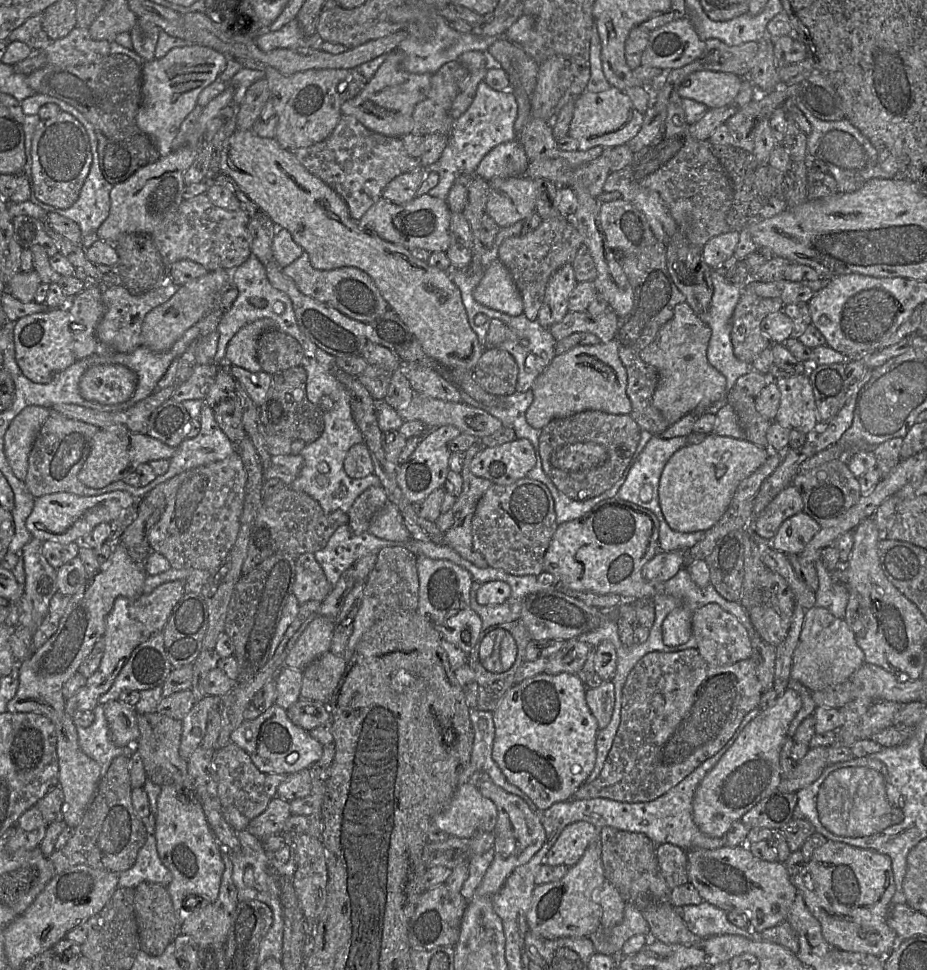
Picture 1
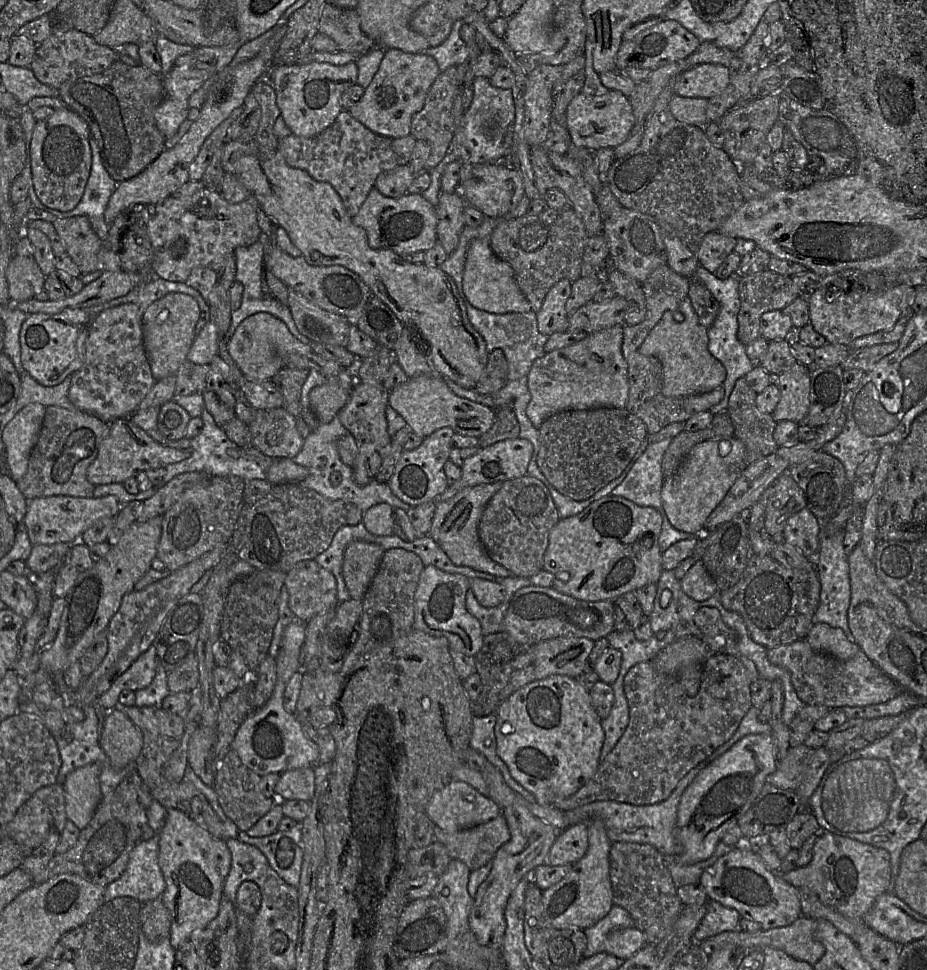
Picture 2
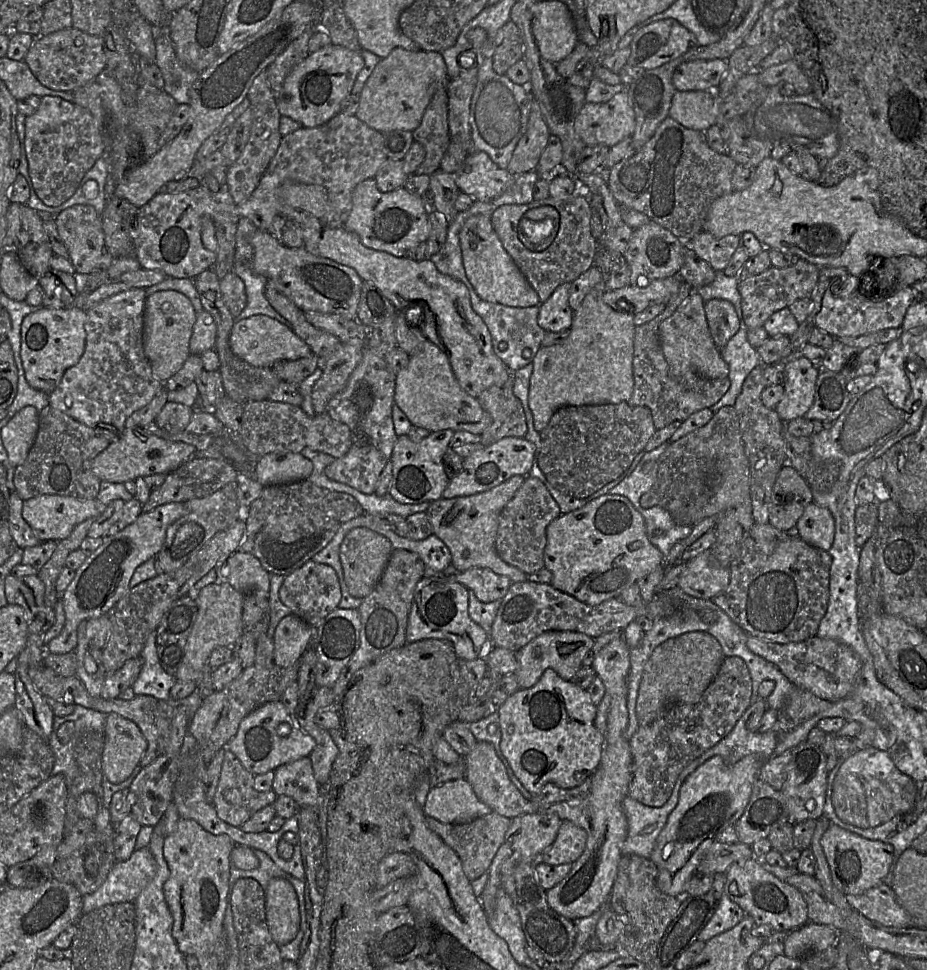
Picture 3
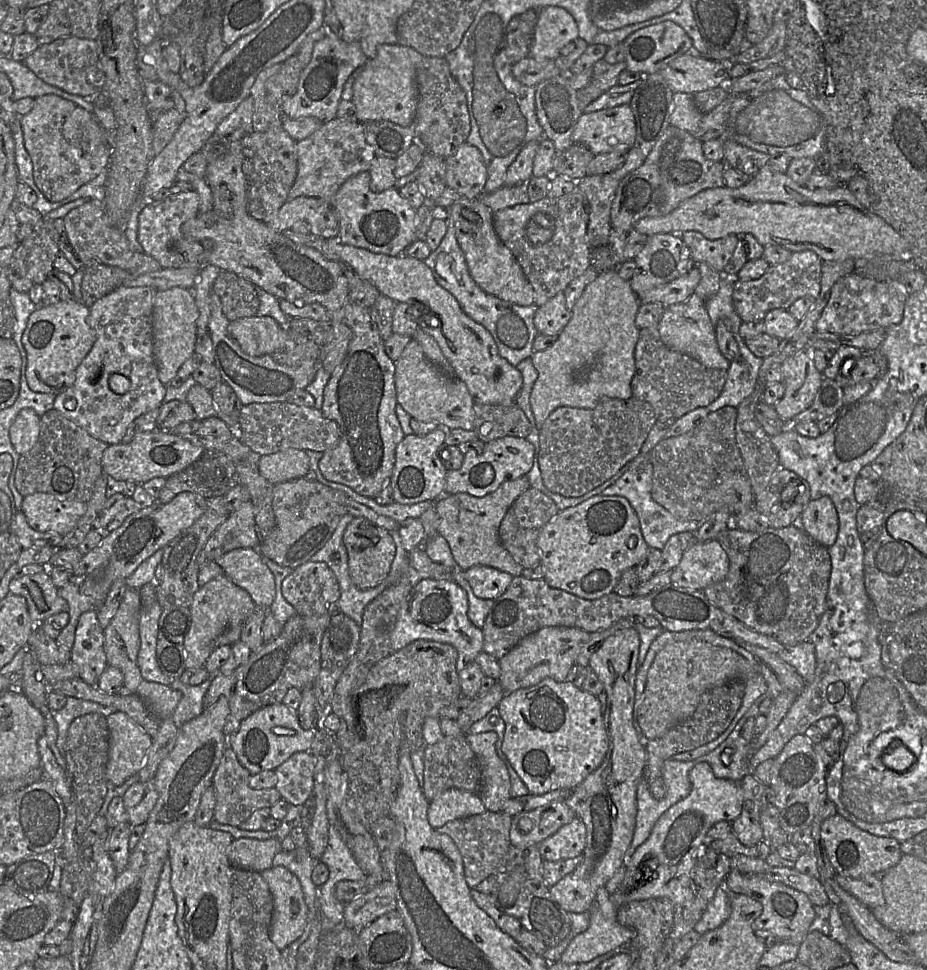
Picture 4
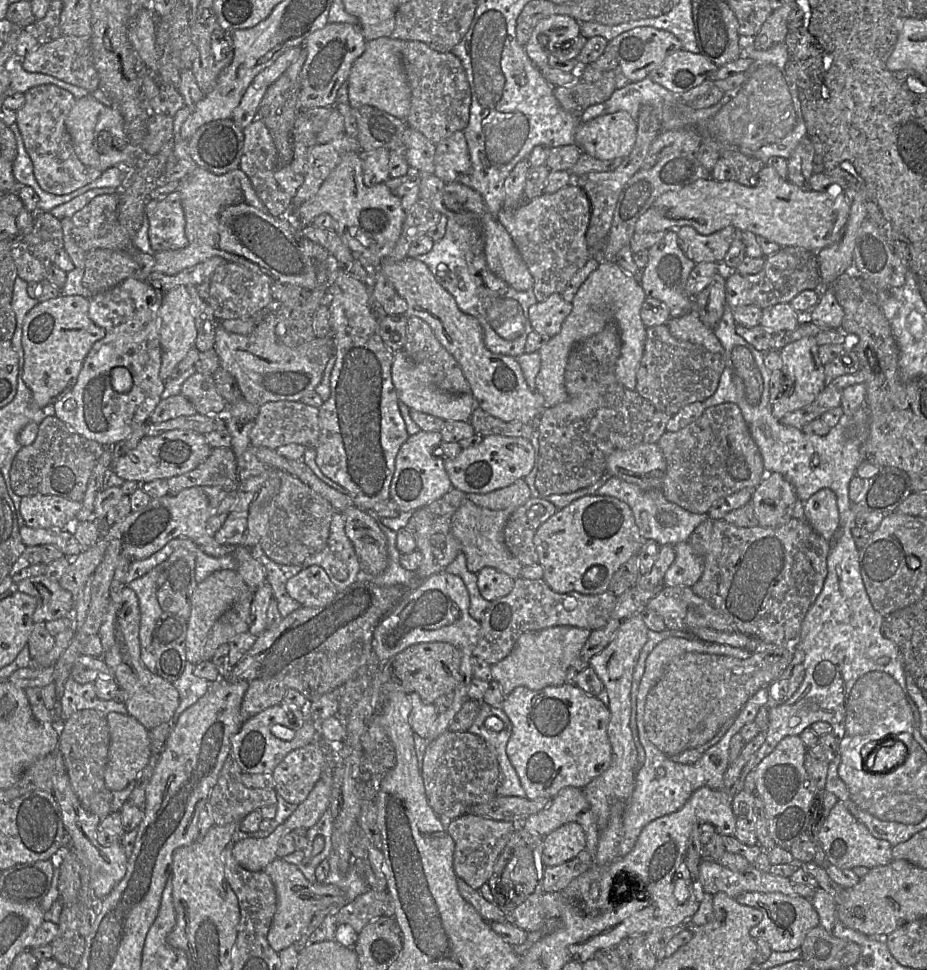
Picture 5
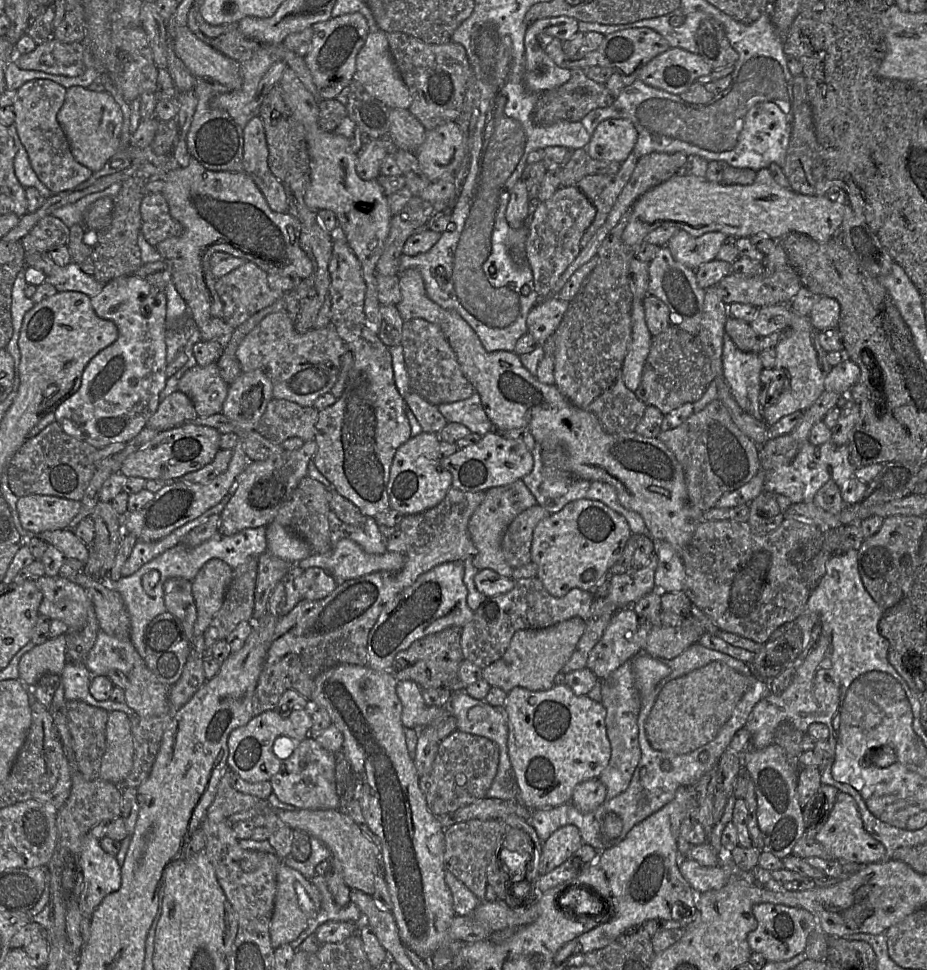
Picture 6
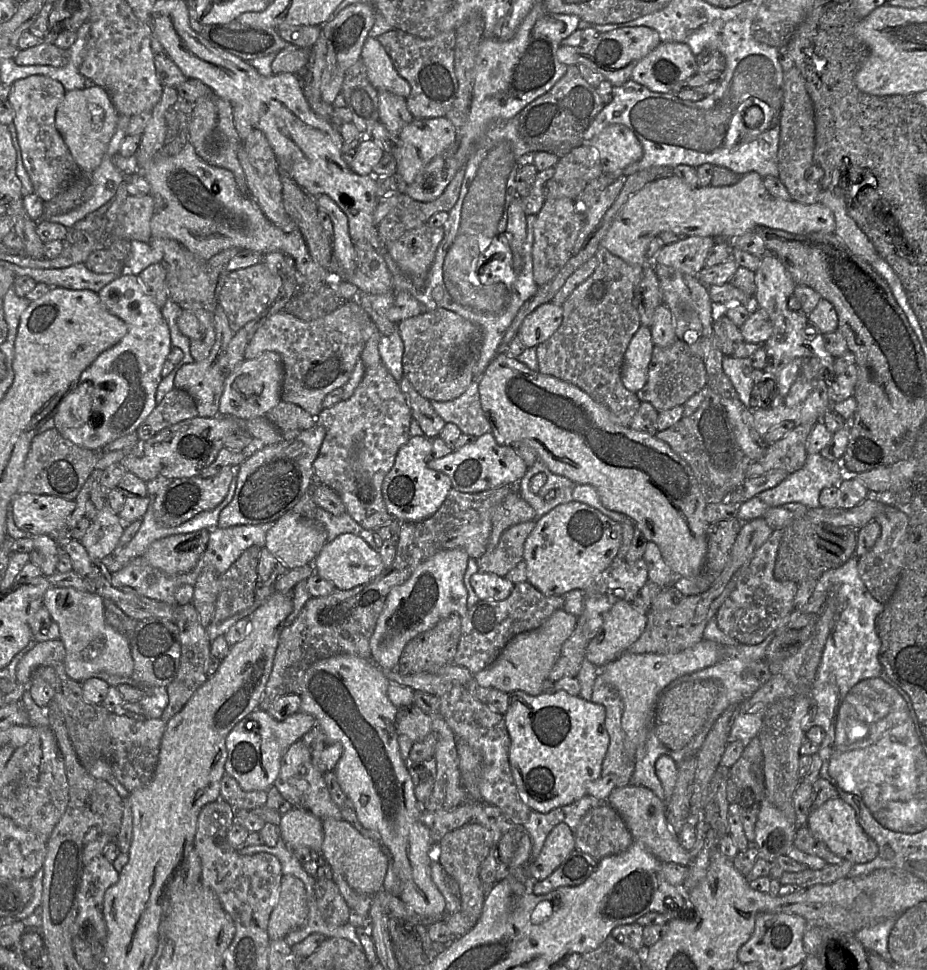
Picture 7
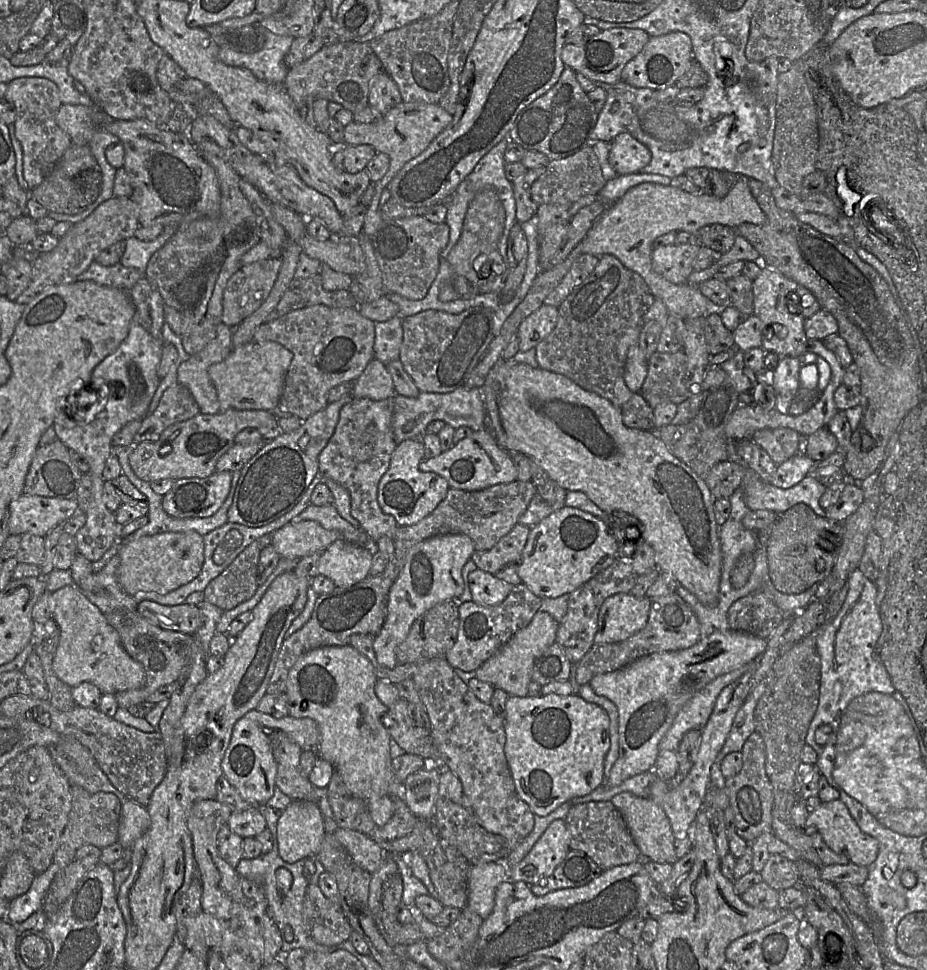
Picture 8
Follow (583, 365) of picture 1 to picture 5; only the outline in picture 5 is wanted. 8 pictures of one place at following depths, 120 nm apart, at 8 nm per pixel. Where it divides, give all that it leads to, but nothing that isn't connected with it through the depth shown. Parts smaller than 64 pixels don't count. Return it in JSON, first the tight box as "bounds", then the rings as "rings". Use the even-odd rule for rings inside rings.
{"bounds":[535,262,647,408],"rings":[[[616,262],[600,263],[575,294],[572,311],[558,334],[537,351],[540,355],[540,370],[536,376],[535,392],[542,397],[544,408],[551,408],[568,399],[564,375],[571,351],[579,342],[597,334],[609,323],[617,326],[621,339],[620,355],[615,366],[616,379],[626,389],[636,390],[637,372],[646,342],[647,328],[640,316],[645,299],[645,292],[637,278],[620,268]]]}

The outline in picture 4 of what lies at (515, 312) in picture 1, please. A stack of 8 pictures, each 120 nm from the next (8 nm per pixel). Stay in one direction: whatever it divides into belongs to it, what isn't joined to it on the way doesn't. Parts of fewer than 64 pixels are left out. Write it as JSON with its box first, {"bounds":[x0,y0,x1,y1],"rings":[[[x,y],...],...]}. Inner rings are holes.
{"bounds":[445,196,534,306],"rings":[[[461,196],[445,213],[454,224],[456,239],[461,247],[469,273],[486,293],[520,306],[534,304],[534,289],[512,252],[502,243],[494,229],[493,211],[478,198]]]}

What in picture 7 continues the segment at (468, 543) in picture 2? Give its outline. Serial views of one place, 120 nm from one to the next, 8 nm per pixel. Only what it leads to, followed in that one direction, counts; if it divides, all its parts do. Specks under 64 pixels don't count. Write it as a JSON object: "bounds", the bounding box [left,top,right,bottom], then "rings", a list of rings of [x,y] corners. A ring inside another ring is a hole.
{"bounds":[486,490,536,551],"rings":[[[517,490],[512,491],[497,506],[491,517],[492,529],[486,551],[492,551],[497,546],[502,533],[510,526],[536,519],[534,509]]]}

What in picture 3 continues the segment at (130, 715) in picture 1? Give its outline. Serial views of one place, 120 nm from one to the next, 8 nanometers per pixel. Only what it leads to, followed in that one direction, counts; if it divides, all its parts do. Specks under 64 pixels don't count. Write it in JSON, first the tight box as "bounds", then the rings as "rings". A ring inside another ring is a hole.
{"bounds":[102,713,147,784],"rings":[[[117,713],[107,714],[104,735],[102,774],[109,782],[118,784],[139,765],[147,741],[133,721]]]}

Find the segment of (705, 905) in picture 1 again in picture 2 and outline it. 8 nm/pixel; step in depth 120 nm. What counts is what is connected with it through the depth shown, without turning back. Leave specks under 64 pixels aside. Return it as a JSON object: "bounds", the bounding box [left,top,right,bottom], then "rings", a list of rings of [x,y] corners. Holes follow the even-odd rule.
{"bounds":[694,900,742,943],"rings":[[[708,900],[706,914],[694,933],[695,943],[716,936],[725,931],[742,931],[739,912],[721,903]]]}

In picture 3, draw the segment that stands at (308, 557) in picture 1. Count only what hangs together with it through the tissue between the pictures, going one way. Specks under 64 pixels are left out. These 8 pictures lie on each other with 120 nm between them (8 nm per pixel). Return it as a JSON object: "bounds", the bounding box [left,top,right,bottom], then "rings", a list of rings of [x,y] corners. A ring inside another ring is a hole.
{"bounds":[279,559,341,625],"rings":[[[310,559],[284,577],[279,589],[279,598],[292,614],[310,625],[316,625],[338,607],[341,590],[337,574],[331,566]]]}

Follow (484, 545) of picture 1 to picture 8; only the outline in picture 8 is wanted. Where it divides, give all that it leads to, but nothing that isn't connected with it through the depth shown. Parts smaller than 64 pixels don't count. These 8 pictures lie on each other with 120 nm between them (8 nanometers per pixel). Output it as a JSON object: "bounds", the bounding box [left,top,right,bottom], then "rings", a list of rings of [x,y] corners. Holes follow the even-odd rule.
{"bounds":[471,522,531,574],"rings":[[[519,522],[488,550],[475,550],[471,559],[478,569],[495,574],[507,564],[517,562],[526,545],[531,527]]]}

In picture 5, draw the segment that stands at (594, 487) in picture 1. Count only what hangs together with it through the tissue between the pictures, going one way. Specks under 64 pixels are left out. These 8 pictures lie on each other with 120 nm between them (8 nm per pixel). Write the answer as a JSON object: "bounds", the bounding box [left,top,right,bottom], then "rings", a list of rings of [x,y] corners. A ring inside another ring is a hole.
{"bounds":[535,323,656,496],"rings":[[[609,323],[597,334],[579,342],[571,351],[564,375],[568,399],[551,408],[544,408],[537,420],[539,466],[535,487],[543,496],[568,494],[592,485],[606,474],[606,459],[612,452],[643,442],[644,432],[656,409],[636,390],[628,390],[617,381],[615,366],[620,350],[619,330],[614,323]]]}

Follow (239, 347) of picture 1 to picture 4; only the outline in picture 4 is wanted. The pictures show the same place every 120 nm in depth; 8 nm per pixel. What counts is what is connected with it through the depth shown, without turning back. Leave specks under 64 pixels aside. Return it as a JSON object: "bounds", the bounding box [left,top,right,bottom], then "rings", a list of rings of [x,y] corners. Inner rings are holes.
{"bounds":[229,316,288,355],"rings":[[[270,316],[240,318],[229,323],[229,333],[248,355],[272,355],[288,339],[288,329]]]}

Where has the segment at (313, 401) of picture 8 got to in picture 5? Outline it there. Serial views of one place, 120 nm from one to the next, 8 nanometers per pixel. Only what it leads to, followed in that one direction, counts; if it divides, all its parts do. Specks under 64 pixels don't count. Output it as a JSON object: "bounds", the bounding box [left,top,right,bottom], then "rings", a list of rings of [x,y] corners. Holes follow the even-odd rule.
{"bounds":[214,312,334,406],"rings":[[[271,312],[248,335],[230,333],[220,322],[215,331],[214,349],[220,367],[236,379],[243,398],[256,406],[278,400],[300,401],[321,382],[326,364],[334,355],[330,336],[315,337],[310,342],[289,348],[278,341],[275,327],[276,314]]]}

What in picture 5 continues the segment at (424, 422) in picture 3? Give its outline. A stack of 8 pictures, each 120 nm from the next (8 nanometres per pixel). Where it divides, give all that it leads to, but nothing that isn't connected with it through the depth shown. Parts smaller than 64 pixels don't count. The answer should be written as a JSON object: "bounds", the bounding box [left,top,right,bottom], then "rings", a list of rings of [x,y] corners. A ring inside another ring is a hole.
{"bounds":[391,350,477,422],"rings":[[[404,350],[394,353],[391,376],[399,401],[406,404],[409,409],[441,418],[444,421],[468,422],[477,407],[477,402],[471,393],[450,394],[438,389],[432,382],[427,369],[415,363]]]}

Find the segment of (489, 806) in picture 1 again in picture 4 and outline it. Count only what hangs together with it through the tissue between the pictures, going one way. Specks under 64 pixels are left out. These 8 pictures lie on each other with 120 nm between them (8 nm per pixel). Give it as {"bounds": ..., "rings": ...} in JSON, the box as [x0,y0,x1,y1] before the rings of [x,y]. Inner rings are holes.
{"bounds":[428,788,486,829],"rings":[[[451,788],[429,802],[428,821],[432,828],[437,829],[451,820],[474,816],[486,810],[477,792]]]}

